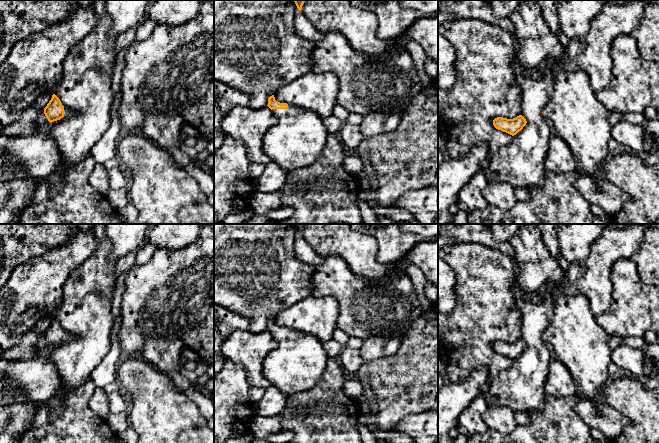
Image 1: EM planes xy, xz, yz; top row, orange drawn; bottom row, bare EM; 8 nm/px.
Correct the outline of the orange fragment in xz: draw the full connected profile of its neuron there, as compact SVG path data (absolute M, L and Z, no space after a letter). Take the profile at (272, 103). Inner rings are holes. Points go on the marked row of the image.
M274 95L268 98L267 106L278 119L263 139L263 150L271 162L277 164L284 171L290 171L311 165L316 161L324 151L329 135L323 119L314 111L280 103L275 100Z

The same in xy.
M53 94L51 100L44 108L44 114L48 121L51 123L60 120L63 117L70 117L72 112L65 108L62 105L60 99L55 94Z

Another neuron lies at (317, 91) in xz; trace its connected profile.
M307 72L279 88L274 97L280 103L316 112L322 119L333 114L337 104L339 78L334 72Z

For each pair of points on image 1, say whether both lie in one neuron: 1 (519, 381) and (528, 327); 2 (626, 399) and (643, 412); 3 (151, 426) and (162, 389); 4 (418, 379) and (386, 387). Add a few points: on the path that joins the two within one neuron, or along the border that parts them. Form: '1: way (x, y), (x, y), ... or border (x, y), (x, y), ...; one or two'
1: way (530, 368), (532, 366), (532, 340); one
2: way (630, 399), (639, 408); one
3: way (156, 417), (156, 398); one
4: way (410, 382), (394, 383); one

